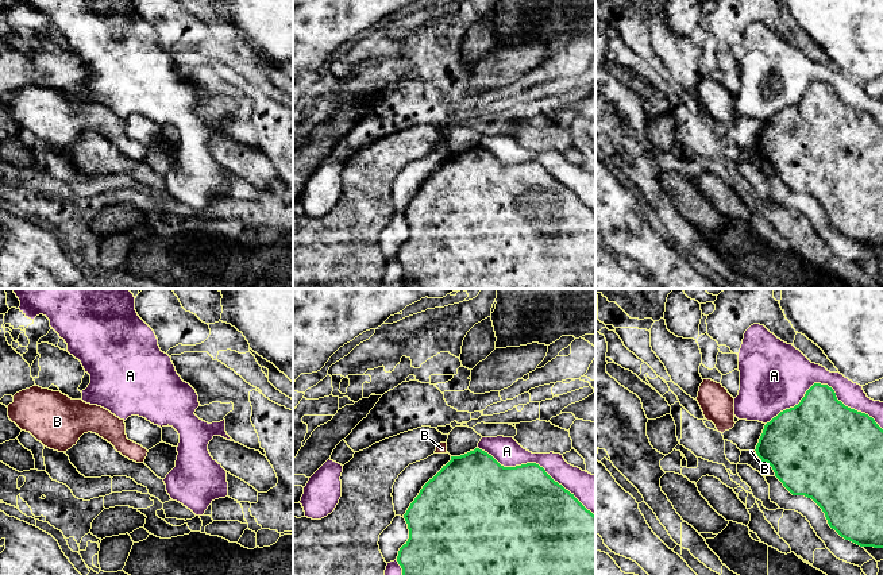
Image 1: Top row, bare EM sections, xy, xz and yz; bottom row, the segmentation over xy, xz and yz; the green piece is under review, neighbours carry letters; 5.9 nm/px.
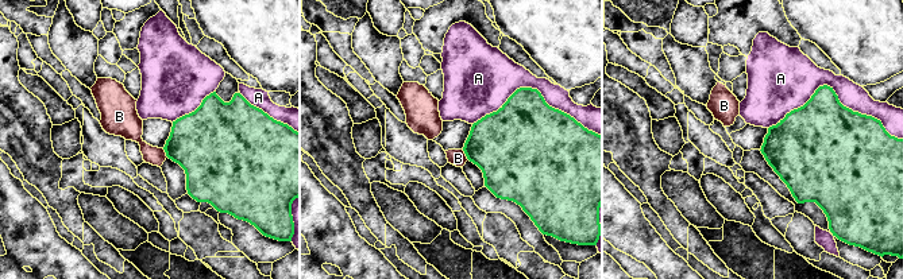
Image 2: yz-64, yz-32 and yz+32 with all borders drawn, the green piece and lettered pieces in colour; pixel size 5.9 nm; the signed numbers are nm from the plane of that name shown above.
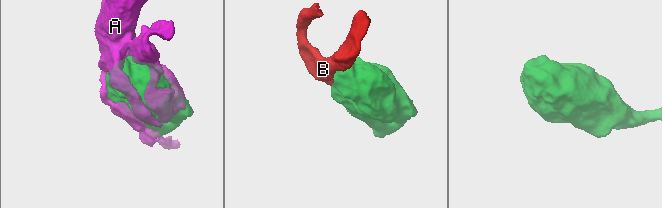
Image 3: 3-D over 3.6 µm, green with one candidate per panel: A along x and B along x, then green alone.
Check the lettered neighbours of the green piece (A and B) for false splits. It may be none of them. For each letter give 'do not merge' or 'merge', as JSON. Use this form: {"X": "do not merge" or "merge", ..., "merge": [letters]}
{"A": "do not merge", "B": "do not merge", "merge": []}

